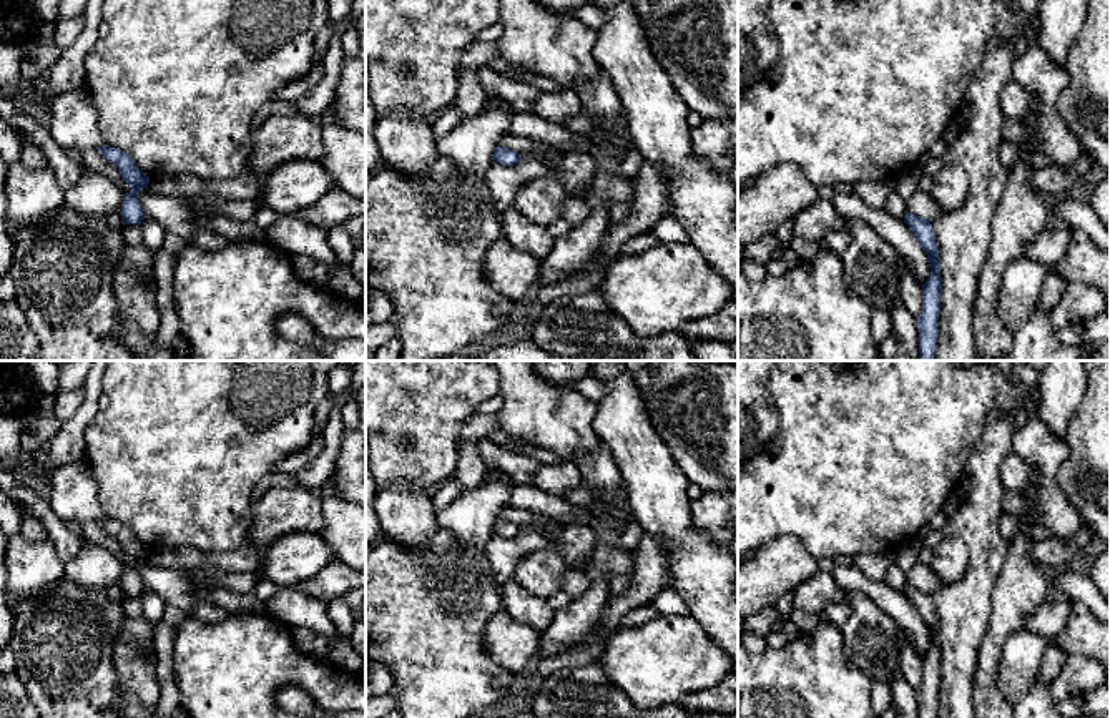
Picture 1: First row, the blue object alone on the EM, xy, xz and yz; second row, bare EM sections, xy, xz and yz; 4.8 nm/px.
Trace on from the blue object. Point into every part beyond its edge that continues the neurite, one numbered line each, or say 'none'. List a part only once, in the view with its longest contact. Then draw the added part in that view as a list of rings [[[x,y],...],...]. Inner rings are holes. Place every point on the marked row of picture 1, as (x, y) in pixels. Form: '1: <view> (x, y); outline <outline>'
none

